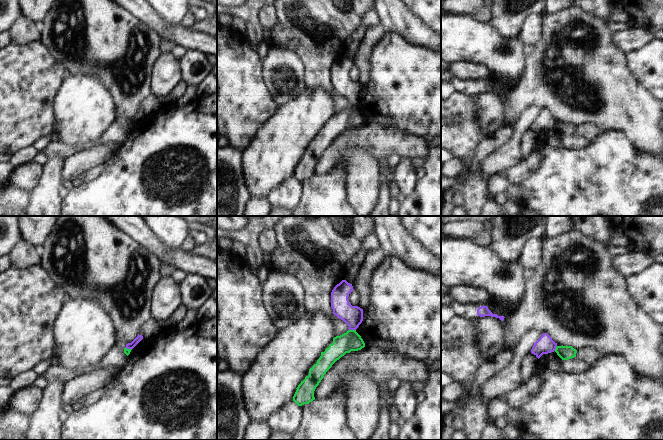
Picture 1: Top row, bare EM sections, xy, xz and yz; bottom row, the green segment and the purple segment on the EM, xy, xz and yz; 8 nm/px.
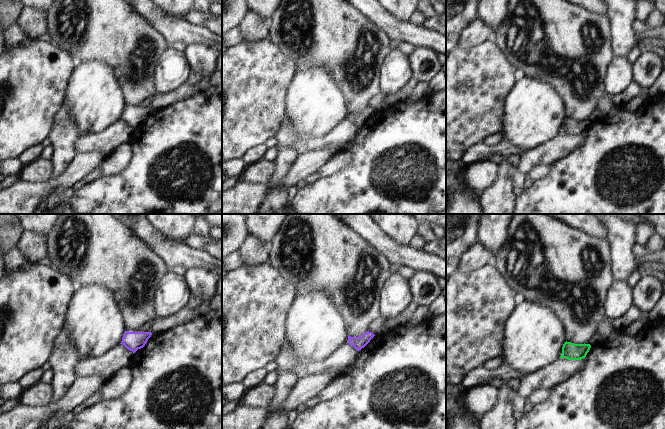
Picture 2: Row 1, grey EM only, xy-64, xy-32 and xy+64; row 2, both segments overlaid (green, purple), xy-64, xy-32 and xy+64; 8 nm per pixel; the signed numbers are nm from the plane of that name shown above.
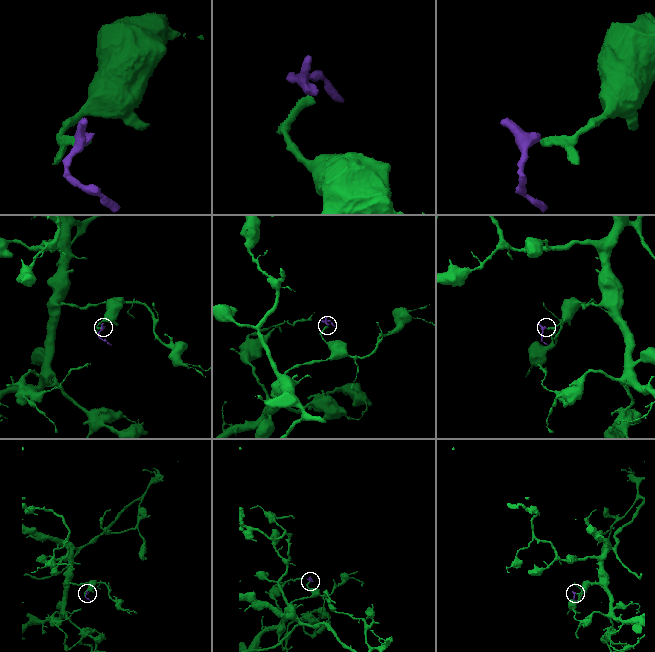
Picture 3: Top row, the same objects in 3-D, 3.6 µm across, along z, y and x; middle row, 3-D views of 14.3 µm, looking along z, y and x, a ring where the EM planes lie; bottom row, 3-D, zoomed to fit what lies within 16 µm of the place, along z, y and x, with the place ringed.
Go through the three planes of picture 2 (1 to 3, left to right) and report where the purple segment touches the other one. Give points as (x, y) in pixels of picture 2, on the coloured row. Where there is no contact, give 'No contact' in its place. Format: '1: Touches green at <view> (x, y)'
1: No contact
2: No contact
3: No contact

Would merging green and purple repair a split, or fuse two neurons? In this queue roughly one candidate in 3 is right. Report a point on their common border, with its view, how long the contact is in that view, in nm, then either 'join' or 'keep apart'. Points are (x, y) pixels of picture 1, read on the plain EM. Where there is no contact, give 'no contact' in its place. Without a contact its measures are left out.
meets green in xz at (352, 106); contact 60 nm long; keep apart

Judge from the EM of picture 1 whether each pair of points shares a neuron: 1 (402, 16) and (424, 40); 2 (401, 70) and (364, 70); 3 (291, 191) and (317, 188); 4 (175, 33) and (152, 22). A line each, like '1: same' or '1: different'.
1: same
2: different
3: different
4: same

